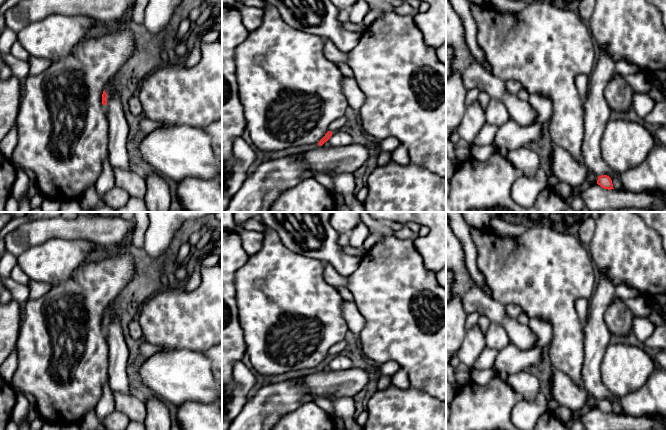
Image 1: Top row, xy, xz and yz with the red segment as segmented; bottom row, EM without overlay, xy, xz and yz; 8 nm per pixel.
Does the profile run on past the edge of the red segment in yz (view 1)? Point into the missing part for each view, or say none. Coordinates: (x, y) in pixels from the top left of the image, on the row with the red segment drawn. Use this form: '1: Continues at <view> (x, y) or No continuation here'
1: No continuation here

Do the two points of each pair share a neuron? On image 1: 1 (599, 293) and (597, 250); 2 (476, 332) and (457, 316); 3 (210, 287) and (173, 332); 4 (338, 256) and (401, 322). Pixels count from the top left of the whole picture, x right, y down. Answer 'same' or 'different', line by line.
1: different
2: different
3: same
4: different

